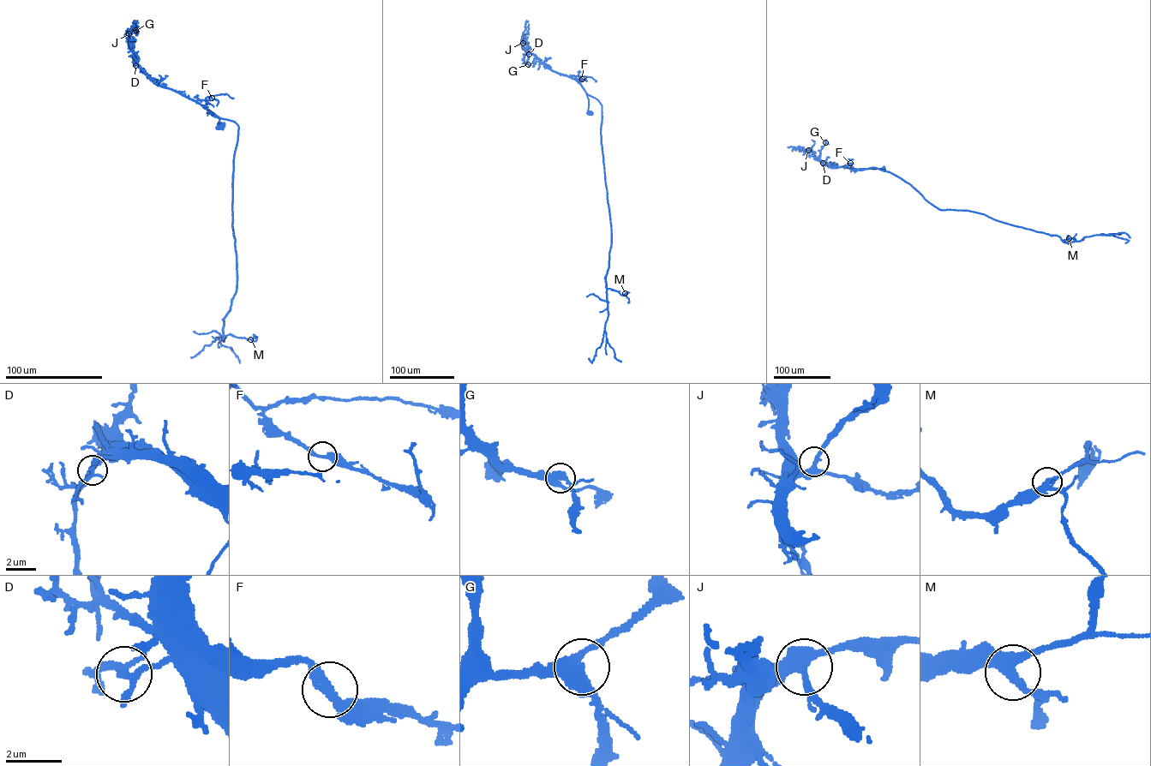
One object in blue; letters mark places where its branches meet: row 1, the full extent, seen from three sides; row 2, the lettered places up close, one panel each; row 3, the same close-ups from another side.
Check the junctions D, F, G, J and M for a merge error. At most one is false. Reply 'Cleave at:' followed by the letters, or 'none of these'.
Cleave at: D

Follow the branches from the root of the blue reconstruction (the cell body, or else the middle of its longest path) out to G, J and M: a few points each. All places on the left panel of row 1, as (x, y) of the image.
G: (221, 125), (215, 115), (156, 84), (142, 70), (129, 42), (128, 33), (135, 30)
J: (221, 125), (218, 125), (219, 118), (200, 104), (154, 83), (138, 63), (127, 38), (128, 33)
M: (221, 125), (217, 116), (238, 127), (231, 210), (236, 284), (223, 333), (250, 339)

